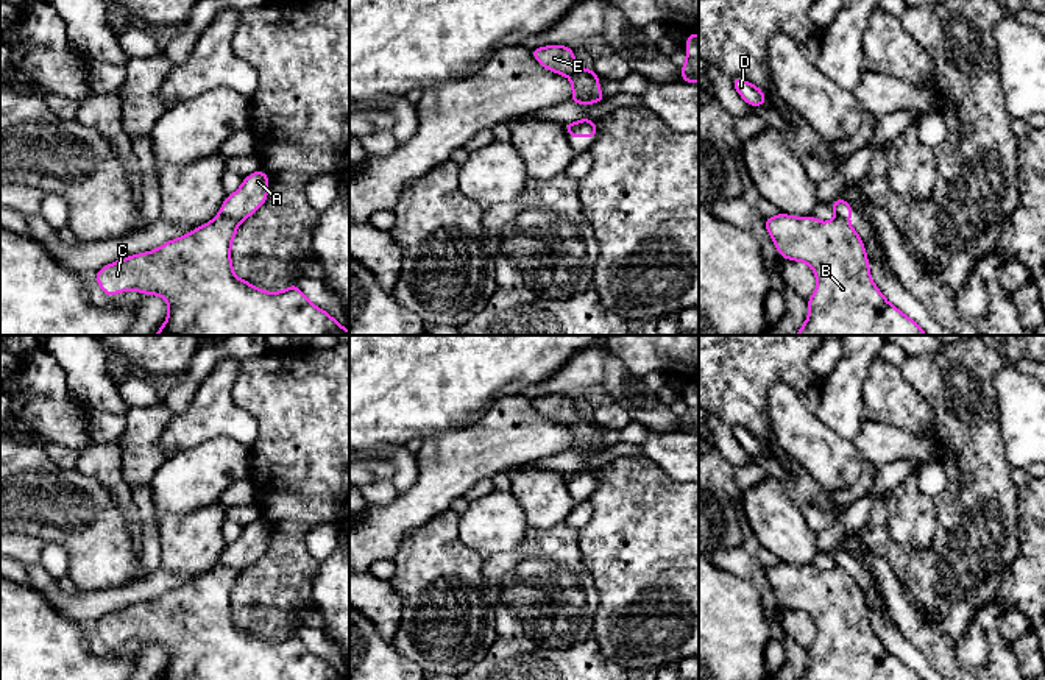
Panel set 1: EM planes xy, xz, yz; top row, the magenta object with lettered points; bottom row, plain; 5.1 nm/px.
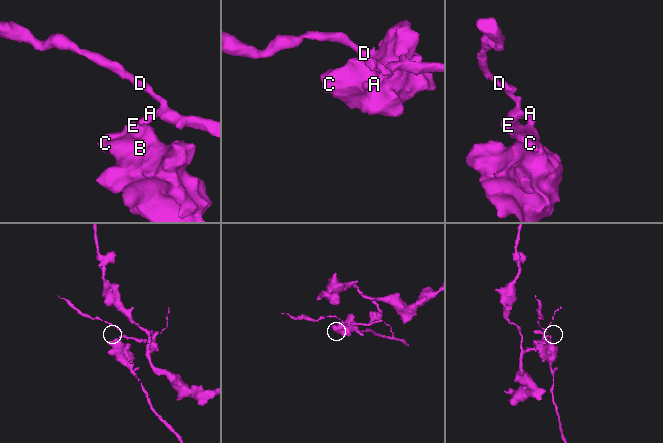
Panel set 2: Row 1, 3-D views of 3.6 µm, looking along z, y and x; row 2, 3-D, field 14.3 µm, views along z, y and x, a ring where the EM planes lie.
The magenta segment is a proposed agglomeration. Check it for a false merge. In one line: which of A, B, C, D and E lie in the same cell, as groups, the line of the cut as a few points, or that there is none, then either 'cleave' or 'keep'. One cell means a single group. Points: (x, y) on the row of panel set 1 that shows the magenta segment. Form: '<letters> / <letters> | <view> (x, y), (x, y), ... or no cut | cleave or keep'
A D / B C E | xy (219, 214), (237, 223) | cleave

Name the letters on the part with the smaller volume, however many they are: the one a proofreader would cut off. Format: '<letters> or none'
B, C, E

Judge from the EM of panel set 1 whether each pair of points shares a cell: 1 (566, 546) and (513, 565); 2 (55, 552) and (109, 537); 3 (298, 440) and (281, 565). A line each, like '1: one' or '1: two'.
1: one
2: two
3: one

